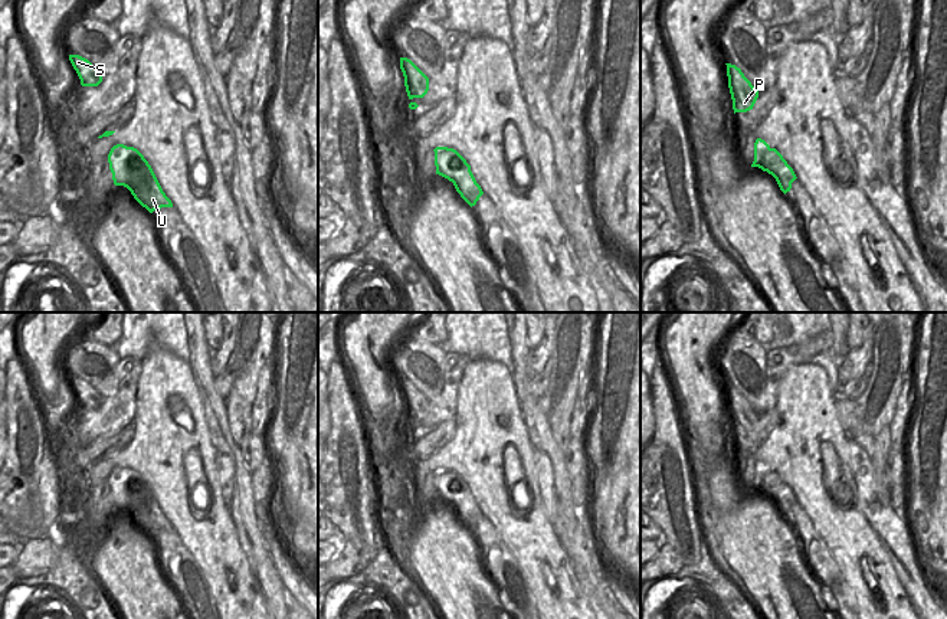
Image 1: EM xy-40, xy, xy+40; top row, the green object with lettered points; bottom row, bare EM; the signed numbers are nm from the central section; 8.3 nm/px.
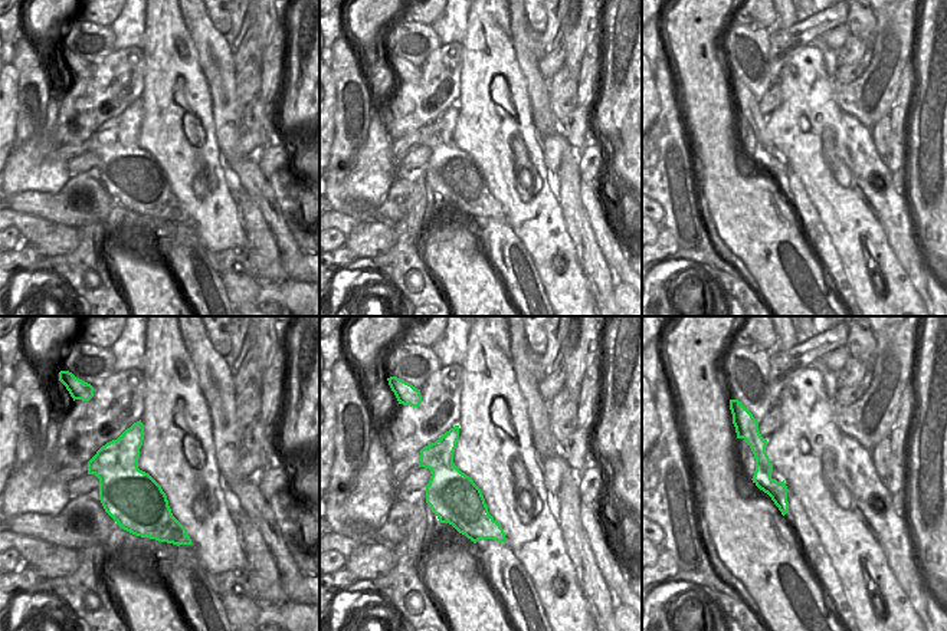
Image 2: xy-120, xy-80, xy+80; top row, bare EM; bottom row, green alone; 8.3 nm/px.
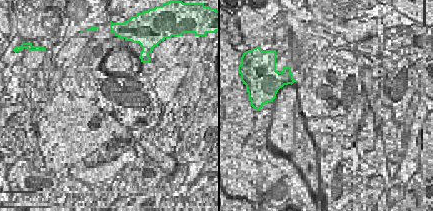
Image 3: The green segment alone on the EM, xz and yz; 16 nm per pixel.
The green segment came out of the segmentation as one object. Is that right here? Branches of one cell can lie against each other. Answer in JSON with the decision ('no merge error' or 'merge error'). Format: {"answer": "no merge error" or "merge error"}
{"answer": "merge error"}

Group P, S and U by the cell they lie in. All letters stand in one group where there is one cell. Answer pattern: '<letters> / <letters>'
P S / U

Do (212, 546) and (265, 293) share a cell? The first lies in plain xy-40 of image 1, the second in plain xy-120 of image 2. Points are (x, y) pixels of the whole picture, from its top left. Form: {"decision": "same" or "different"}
{"decision": "different"}

